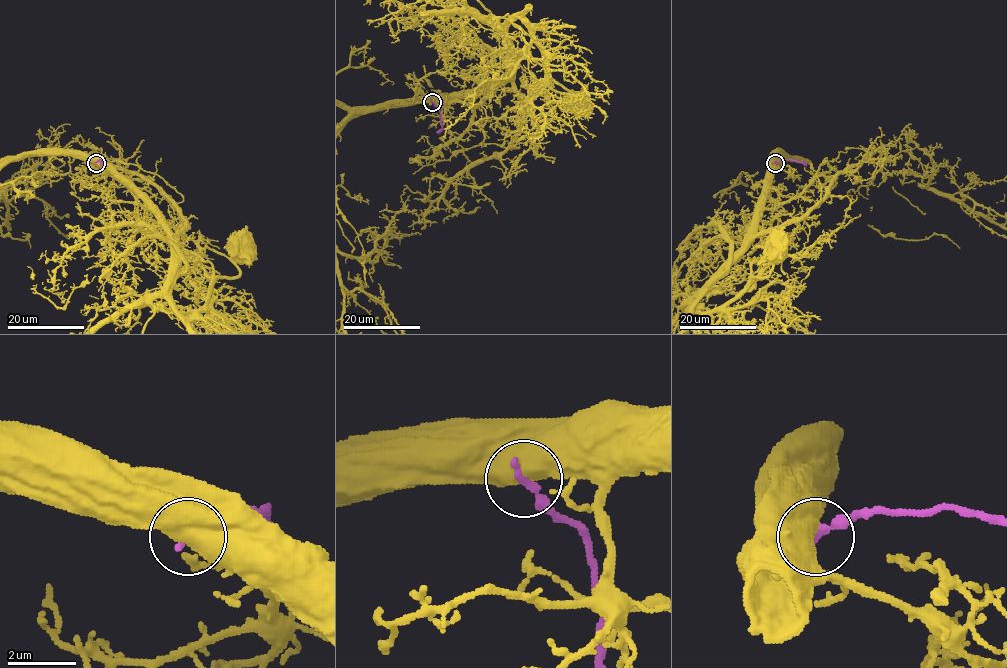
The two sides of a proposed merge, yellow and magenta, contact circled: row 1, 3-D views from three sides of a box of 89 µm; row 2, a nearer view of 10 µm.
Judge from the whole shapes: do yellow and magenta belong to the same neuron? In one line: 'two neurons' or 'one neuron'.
two neurons

